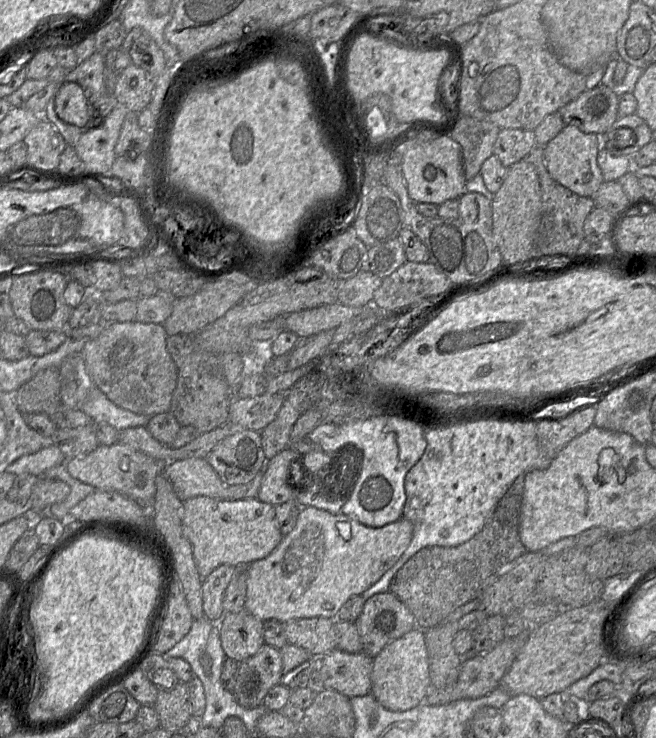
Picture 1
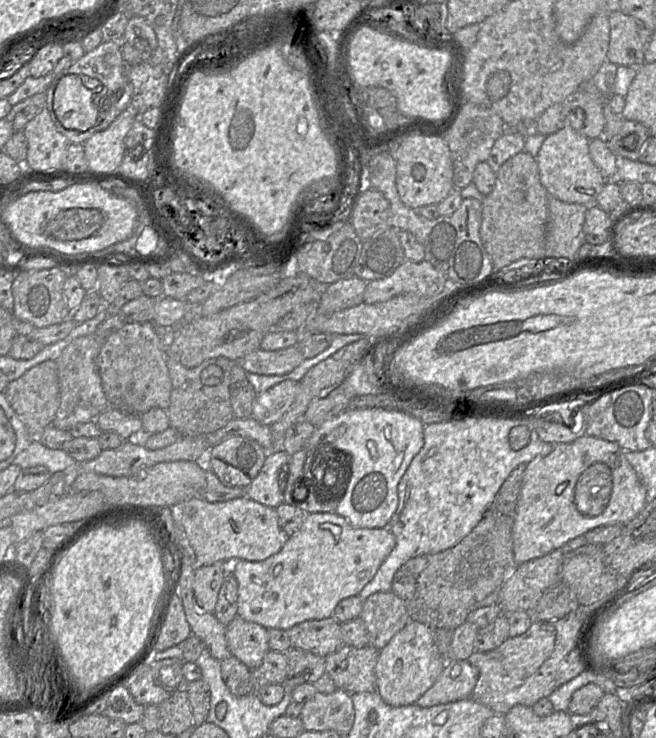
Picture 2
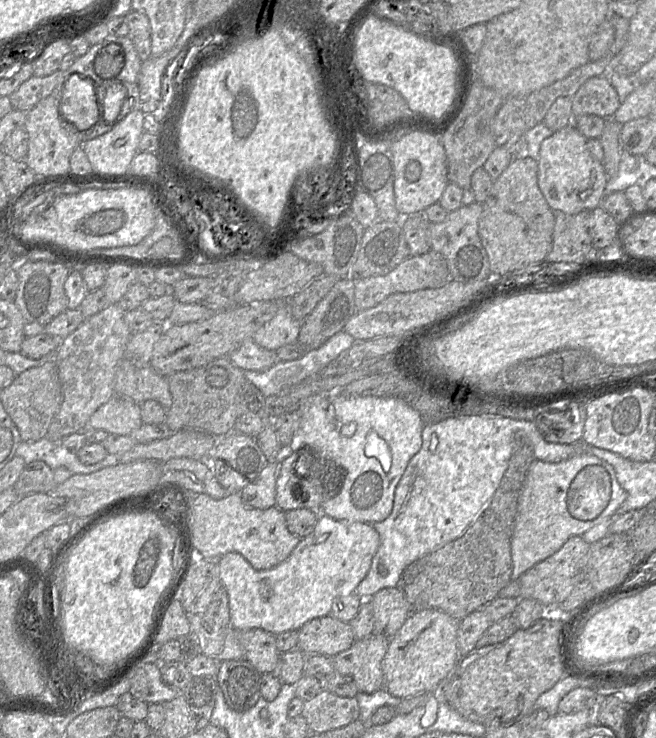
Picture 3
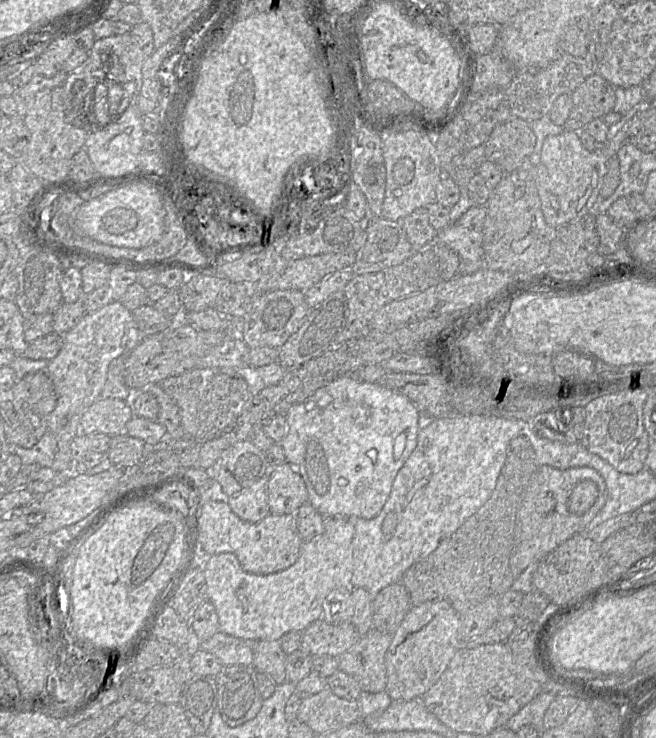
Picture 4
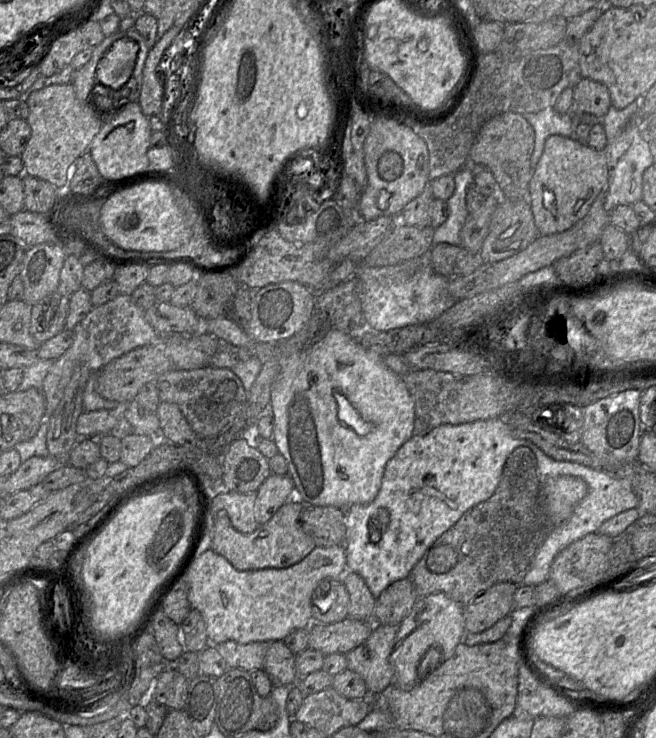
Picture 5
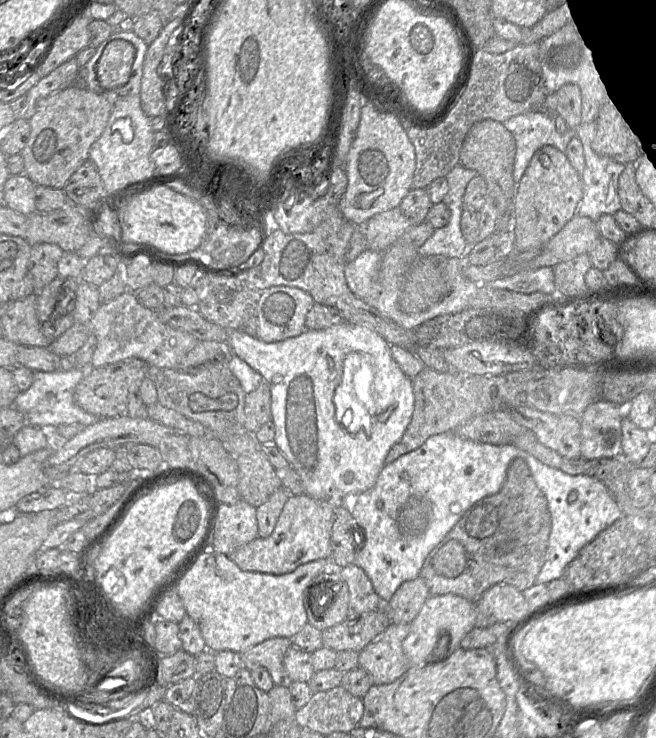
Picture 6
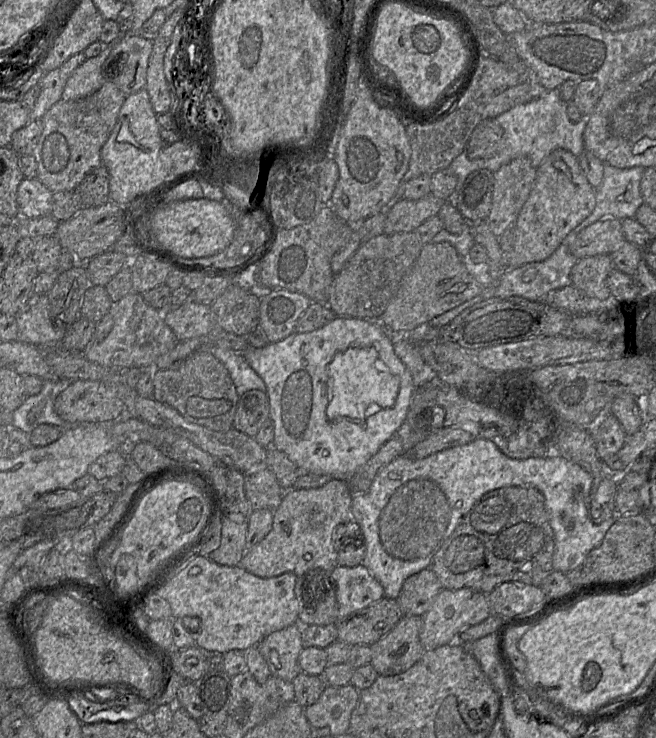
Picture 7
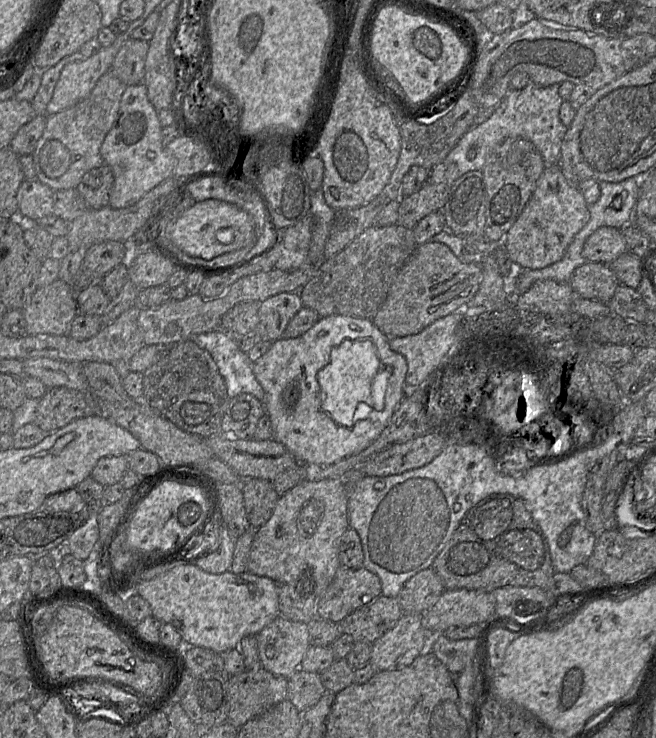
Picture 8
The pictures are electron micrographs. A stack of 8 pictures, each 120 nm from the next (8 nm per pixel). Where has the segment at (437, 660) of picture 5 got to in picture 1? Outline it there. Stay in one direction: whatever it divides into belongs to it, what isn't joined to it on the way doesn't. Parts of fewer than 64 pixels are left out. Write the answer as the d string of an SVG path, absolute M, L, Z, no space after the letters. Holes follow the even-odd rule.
M414 628L387 644L373 658L371 694L387 710L408 711L425 701L431 689L425 631Z

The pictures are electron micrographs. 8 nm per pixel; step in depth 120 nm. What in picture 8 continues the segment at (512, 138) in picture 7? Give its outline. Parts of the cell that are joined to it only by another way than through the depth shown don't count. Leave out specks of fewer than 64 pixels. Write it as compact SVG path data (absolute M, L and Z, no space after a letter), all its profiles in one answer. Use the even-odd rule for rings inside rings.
M530 82L521 90L511 89L494 109L491 116L479 125L473 125L449 152L445 161L456 164L460 176L474 170L482 170L493 149L509 137L521 137L534 144L546 165L556 164L560 158L563 138L568 129L559 118L563 99L558 92L559 84L537 86ZM476 149L476 156L468 158L468 151Z

